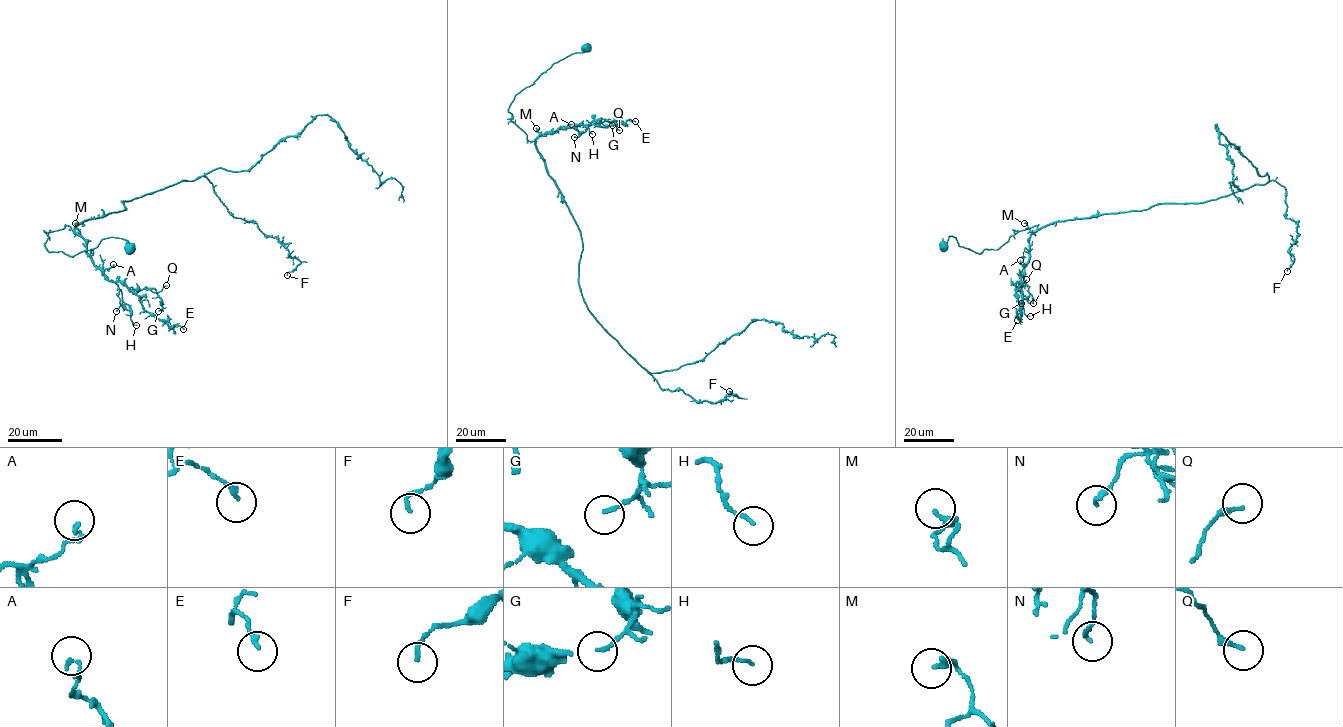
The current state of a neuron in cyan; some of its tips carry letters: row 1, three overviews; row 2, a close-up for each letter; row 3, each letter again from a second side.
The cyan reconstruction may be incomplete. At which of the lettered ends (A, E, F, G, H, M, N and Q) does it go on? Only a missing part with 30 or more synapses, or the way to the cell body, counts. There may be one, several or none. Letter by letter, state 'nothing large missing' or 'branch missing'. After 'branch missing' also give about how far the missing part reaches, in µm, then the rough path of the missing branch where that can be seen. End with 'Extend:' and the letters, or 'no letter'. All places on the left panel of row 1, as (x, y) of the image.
A: nothing large missing
E: nothing large missing
F: nothing large missing
G: nothing large missing
H: nothing large missing
M: nothing large missing
N: nothing large missing
Q: nothing large missing
Extend: no letter

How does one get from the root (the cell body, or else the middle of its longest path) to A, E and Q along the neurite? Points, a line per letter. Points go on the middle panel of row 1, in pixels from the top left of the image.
A: (586, 46), (586, 51), (573, 53), (553, 63), (515, 96), (508, 110), (511, 120), (529, 141), (571, 124)
E: (586, 46), (518, 92), (508, 110), (511, 120), (529, 141), (593, 121), (602, 126), (635, 121)
Q: (586, 46), (518, 92), (508, 110), (511, 120), (529, 141), (559, 128), (605, 121), (619, 130)

